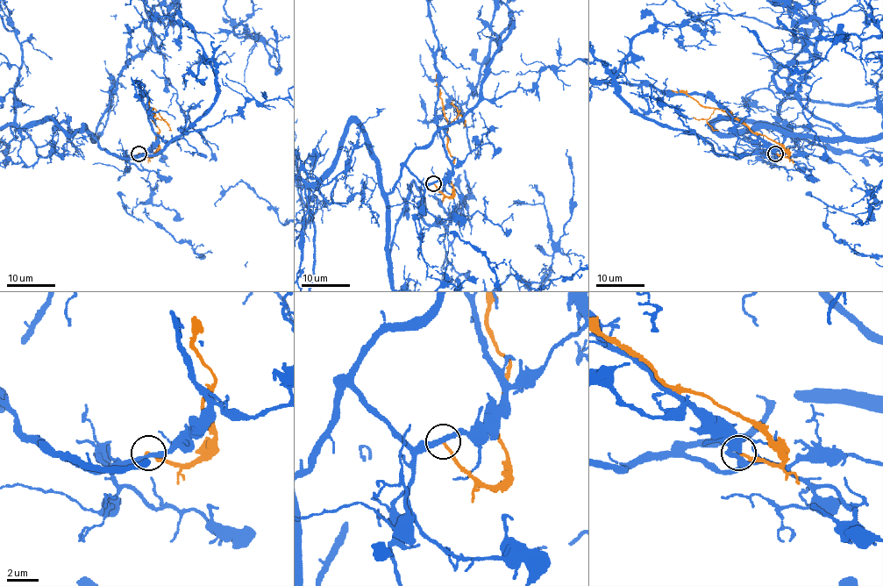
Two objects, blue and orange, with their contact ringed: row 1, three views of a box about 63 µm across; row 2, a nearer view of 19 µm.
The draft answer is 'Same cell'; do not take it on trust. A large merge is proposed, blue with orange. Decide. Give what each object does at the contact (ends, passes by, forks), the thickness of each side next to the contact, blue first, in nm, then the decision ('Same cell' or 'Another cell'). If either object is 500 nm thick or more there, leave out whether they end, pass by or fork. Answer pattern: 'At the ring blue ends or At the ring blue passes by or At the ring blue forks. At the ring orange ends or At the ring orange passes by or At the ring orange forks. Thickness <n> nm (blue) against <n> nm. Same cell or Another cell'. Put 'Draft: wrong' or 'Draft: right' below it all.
At the ring blue passes by. At the ring orange ends. Thickness 320 nm (blue) against 190 nm. Another cell
Draft: wrong

